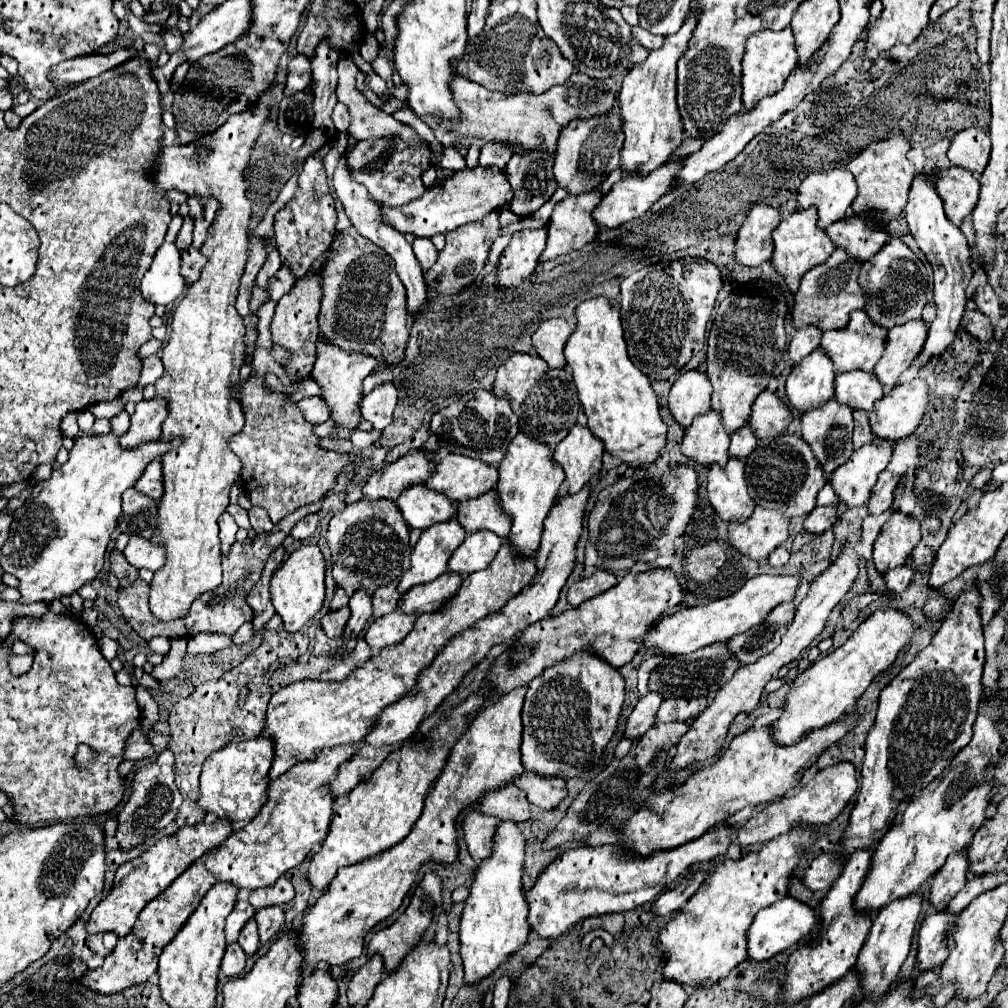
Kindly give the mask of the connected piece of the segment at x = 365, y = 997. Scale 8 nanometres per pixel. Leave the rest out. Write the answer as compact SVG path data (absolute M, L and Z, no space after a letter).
M373 954L369 962L361 966L359 972L355 972L347 990L351 1006L365 1006L371 1000L375 986L381 982L381 970L383 970L383 960L377 954Z

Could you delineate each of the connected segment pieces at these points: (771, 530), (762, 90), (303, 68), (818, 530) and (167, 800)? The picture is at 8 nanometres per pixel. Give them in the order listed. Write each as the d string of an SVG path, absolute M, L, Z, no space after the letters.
M755 508L753 514L745 522L729 524L729 542L743 554L751 556L753 560L767 558L771 550L781 546L789 538L789 518L785 514L775 514L775 510L769 508Z
M787 26L781 32L773 30L763 30L753 34L747 40L745 56L743 56L743 76L741 76L741 86L743 86L743 106L745 110L751 110L761 98L775 94L783 88L783 82L787 80L789 72L797 66L797 50L793 44L793 32Z
M297 54L289 66L287 66L287 86L285 86L285 96L291 96L299 90L305 90L309 88L313 82L311 82L311 60L307 56L301 56Z
M817 506L809 514L809 518L803 522L803 528L813 534L823 534L825 530L829 530L837 522L839 522L837 506Z
M163 750L153 762L143 764L133 778L133 792L125 802L123 810L119 812L119 826L117 826L117 840L119 848L133 848L143 844L147 838L163 830L169 822L175 820L177 810L181 806L181 794L175 784L175 756L171 750Z

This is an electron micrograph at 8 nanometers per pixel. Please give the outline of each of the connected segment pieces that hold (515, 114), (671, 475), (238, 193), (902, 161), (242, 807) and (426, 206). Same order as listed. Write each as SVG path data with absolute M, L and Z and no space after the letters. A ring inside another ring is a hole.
M575 72L571 82L553 86L547 92L540 95L533 95L526 92L517 94L504 94L490 91L471 80L457 78L451 82L451 90L455 96L455 102L461 108L463 122L457 126L451 124L441 124L437 118L433 120L431 116L423 118L425 124L429 124L435 130L435 136L441 144L455 144L459 148L469 148L477 144L479 148L487 144L489 140L507 140L513 146L513 152L517 148L537 148L541 142L537 140L539 134L545 138L545 148L555 154L557 150L557 138L563 126L573 120L573 118L591 118L595 114L605 114L613 108L615 94L617 94L617 82L613 78L605 80L593 80L581 72ZM573 90L573 96L571 96Z
M655 464L635 468L631 476L621 476L615 484L599 492L589 512L585 566L617 572L631 570L637 562L649 564L663 554L671 554L675 538L685 532L697 508L697 490L697 472L689 464L673 464L667 476L663 476Z
M271 84L271 86L265 90L265 94L261 94L261 102L251 104L249 110L245 110L245 112L231 114L231 116L227 118L227 122L225 122L223 126L219 126L215 132L205 134L205 136L201 136L201 138L197 138L195 142L185 144L185 146L167 146L167 148L161 152L161 160L157 162L157 168L155 168L155 180L157 180L157 186L159 186L159 188L185 192L189 198L215 198L215 200L219 200L219 204L221 204L221 206L219 206L219 212L217 212L217 216L215 216L215 220L213 220L213 224L211 224L211 228L209 228L209 236L207 236L205 244L201 246L201 252L207 256L207 264L205 264L203 270L201 270L201 278L199 278L197 282L193 282L193 284L187 288L187 294L183 296L183 300L181 300L181 302L177 304L177 308L173 310L171 336L169 336L167 346L163 348L163 358L161 358L161 360L163 360L163 366L165 366L165 374L155 382L157 396L169 400L169 416L167 416L167 420L163 422L163 434L161 434L161 438L163 438L163 440L171 440L171 438L175 438L175 436L183 436L183 444L181 444L179 448L175 448L175 450L167 452L167 454L163 456L163 482L165 482L165 494L163 494L163 498L159 500L159 526L157 526L155 534L153 534L153 542L165 544L165 548L167 548L167 562L165 562L165 566L163 566L161 570L155 572L153 582L151 582L151 592L149 592L149 608L151 608L153 616L159 618L159 620L175 620L175 618L183 616L183 614L187 612L187 608L191 606L191 602L193 602L199 594L209 592L209 590L215 590L215 588L221 584L221 552L219 552L221 544L219 544L219 536L217 536L217 534L219 534L217 518L225 512L225 508L227 508L227 504L229 504L229 488L231 488L231 484L239 478L239 470L241 470L241 460L239 460L239 456L227 446L227 440L229 440L229 436L241 432L241 428L243 428L243 424L245 424L245 416L243 416L241 404L239 404L239 400L235 400L235 396L233 396L233 390L235 390L235 386L239 384L239 370L241 370L241 366L243 366L243 362L245 362L245 332L247 332L247 330L245 330L245 324L243 324L243 320L241 320L241 316L239 316L239 312L235 310L235 298L237 298L239 280L241 280L241 276L243 276L243 272L245 272L245 264L247 264L247 258L249 258L251 200L247 198L245 170L247 170L247 166L249 166L251 152L255 150L257 138L259 138L259 134L261 134L261 126L263 126L265 120L269 118L271 98L273 98L273 96L271 96L271 88L273 88L273 86L275 86L275 84Z
M895 134L883 142L867 146L863 152L859 152L845 168L855 176L857 180L857 198L853 200L851 208L855 214L873 216L879 222L889 222L897 218L897 214L907 204L907 192L911 186L911 180L915 176L915 166L911 160L907 160L907 152L911 150L909 140L903 134Z
M261 736L241 744L229 744L217 752L213 752L201 772L201 796L199 808L215 818L229 822L249 822L257 816L261 806L265 804L265 788L269 784L267 772L273 762L273 740L269 736Z
M465 168L453 172L445 182L439 182L425 190L425 194L401 208L383 208L383 218L393 228L401 232L411 232L415 236L435 236L447 234L457 226L483 220L489 212L505 208L513 200L513 188L507 180L507 172L501 168Z

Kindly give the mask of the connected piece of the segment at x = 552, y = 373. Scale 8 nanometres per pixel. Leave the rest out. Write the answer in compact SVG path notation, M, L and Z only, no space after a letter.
M525 352L513 354L497 370L493 394L511 402L513 412L519 416L521 432L549 444L551 448L567 436L571 426L577 422L577 414L581 408L577 398L577 386L569 368L549 368L539 356L531 356Z

